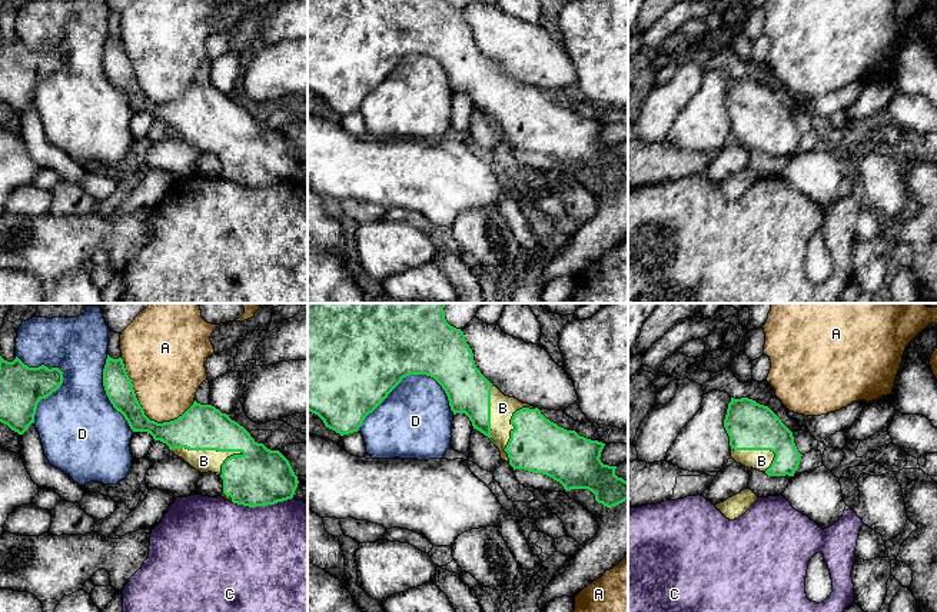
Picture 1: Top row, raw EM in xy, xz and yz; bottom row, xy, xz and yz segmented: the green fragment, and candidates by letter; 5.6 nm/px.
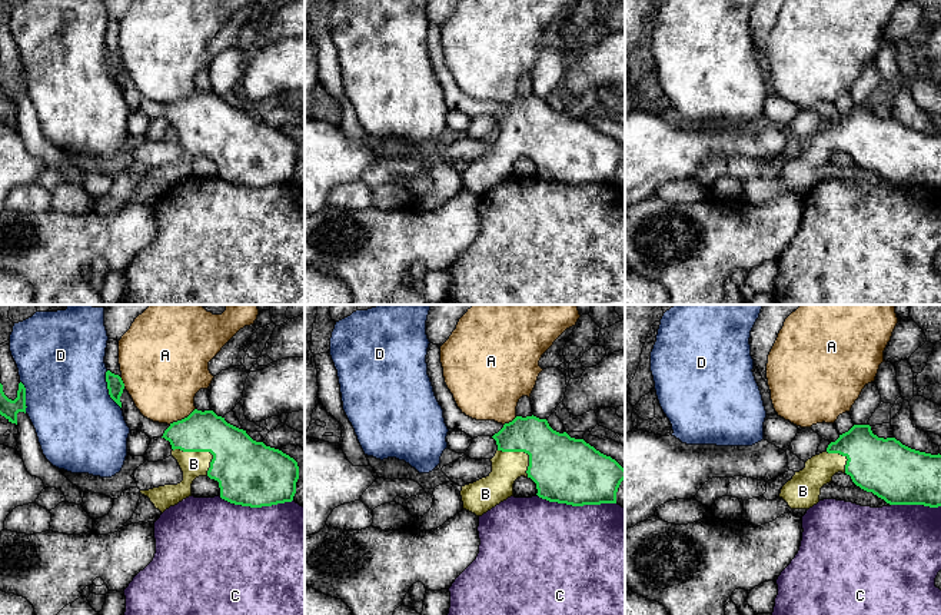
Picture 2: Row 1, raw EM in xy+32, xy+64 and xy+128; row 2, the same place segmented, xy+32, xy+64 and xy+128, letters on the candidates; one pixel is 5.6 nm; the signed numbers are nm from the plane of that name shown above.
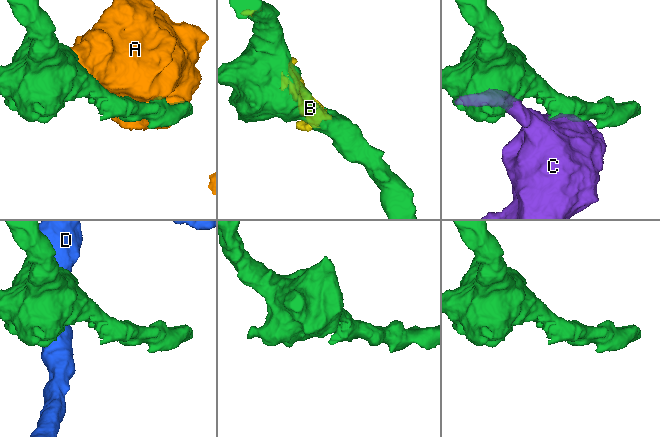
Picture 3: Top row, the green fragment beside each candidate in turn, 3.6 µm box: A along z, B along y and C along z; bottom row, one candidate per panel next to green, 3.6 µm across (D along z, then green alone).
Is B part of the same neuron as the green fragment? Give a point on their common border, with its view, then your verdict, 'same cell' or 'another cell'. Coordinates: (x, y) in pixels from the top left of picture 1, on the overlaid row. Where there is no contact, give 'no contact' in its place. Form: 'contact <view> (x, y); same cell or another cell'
contact xy (208, 449); same cell

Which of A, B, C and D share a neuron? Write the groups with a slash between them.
A / B / C / D

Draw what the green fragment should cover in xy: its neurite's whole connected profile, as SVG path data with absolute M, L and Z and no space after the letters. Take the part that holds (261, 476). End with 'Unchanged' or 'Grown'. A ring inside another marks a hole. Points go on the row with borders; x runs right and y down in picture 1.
M109 355L103 386L110 403L133 432L150 433L200 473L220 476L220 496L226 500L256 508L293 498L299 480L289 460L279 450L257 443L243 426L215 406L195 400L175 420L150 420L136 398L123 359Z. Grown

